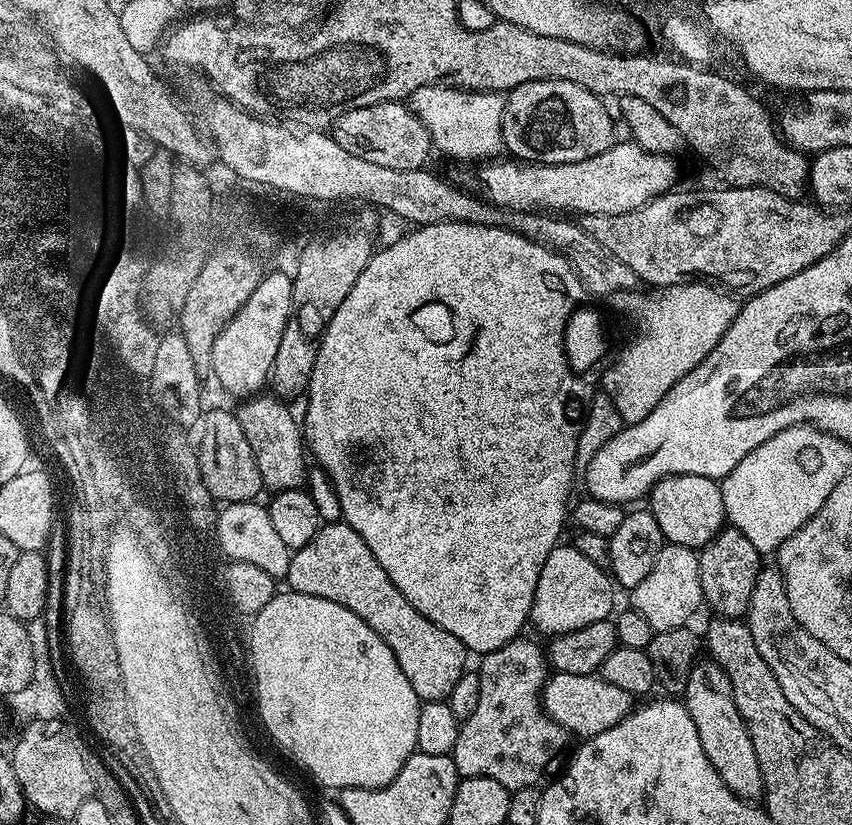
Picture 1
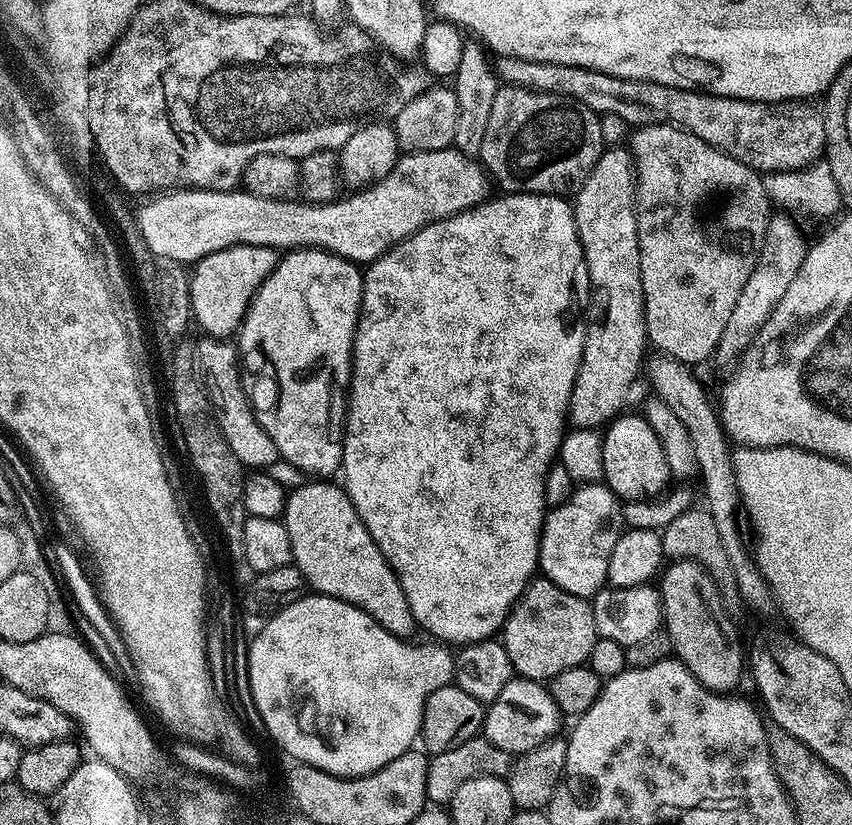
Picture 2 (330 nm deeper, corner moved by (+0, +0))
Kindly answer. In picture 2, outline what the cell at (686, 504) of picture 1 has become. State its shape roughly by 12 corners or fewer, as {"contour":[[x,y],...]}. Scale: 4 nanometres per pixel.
{"contour":[[643,415],[603,429],[602,480],[621,501],[669,487],[662,442]]}

